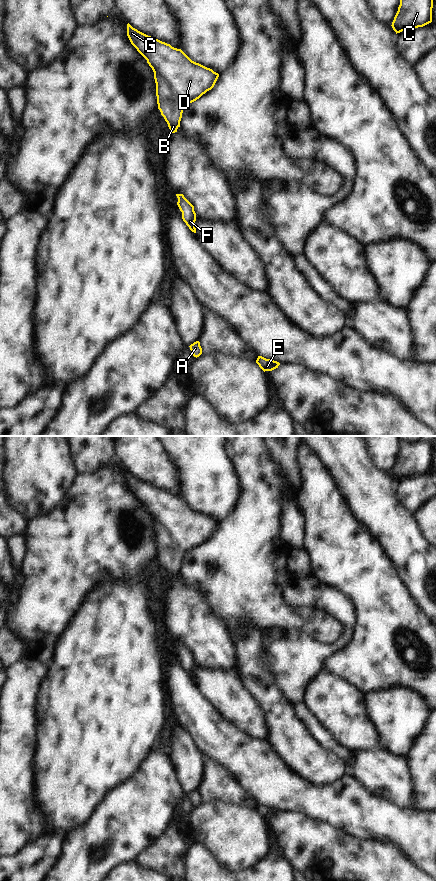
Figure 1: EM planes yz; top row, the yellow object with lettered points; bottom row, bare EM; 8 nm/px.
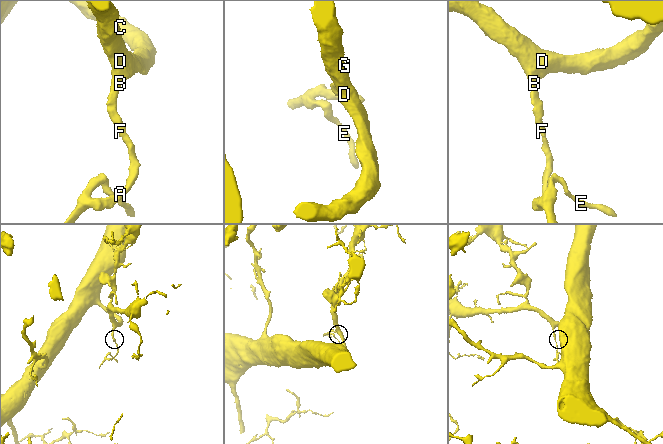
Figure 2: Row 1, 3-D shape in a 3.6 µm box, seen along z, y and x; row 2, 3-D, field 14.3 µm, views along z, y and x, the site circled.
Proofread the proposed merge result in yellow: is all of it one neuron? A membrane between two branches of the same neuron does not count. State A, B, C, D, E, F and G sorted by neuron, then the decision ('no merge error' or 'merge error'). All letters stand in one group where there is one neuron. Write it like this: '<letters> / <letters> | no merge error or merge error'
A B C D E F G | no merge error

